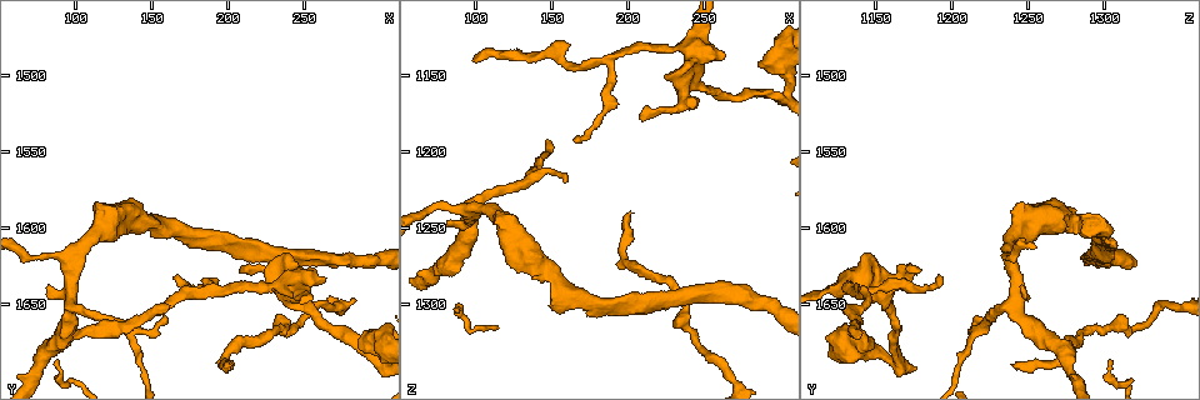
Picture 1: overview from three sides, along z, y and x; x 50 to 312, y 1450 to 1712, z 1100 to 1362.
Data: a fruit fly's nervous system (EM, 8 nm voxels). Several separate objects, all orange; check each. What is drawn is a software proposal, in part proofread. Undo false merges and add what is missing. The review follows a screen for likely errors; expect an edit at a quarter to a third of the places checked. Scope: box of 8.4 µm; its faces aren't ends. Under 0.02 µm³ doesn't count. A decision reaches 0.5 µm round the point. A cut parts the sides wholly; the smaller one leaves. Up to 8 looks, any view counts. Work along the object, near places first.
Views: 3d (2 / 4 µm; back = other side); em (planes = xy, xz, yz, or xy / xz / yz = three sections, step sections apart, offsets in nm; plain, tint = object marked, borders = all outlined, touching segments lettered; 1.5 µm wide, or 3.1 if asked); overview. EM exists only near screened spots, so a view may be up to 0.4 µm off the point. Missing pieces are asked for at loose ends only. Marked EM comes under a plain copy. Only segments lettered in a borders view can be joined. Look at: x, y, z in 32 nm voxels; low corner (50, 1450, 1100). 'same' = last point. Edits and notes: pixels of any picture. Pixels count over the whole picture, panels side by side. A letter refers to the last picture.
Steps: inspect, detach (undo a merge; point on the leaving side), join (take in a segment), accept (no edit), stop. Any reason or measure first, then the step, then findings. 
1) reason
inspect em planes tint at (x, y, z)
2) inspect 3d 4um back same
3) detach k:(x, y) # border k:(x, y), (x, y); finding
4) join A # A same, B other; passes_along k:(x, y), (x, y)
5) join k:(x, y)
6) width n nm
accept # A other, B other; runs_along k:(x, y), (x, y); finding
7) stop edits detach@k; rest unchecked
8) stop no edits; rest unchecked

small branch off a trunk
inspect em planes tint at (248, 1640, 1122)

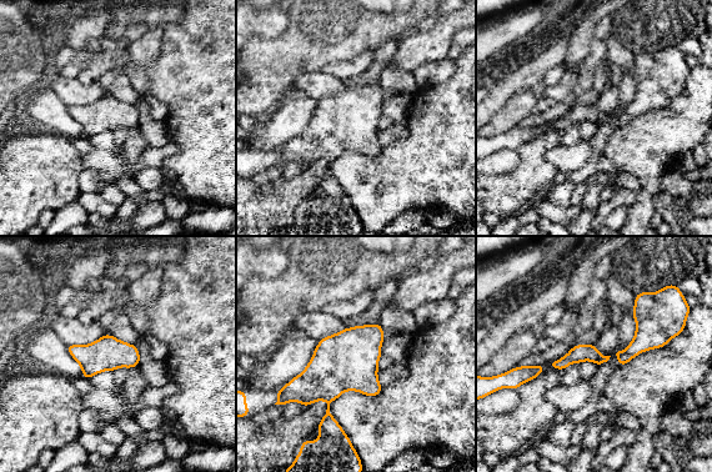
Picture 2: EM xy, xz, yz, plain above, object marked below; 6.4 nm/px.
inspect em planes borders same

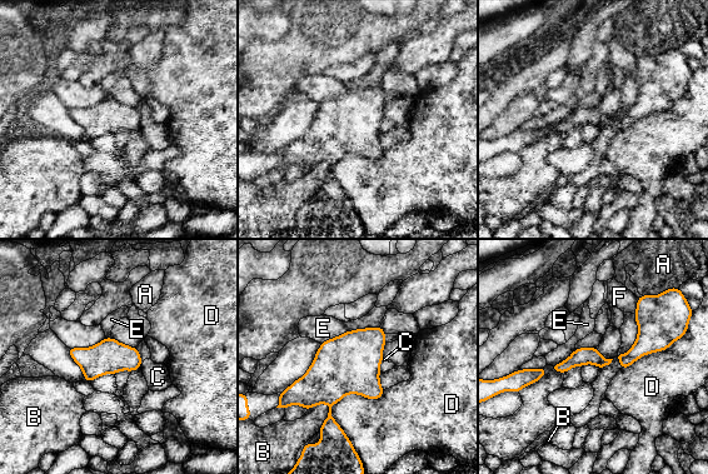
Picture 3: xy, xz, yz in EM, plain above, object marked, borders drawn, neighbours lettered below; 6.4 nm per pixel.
accept # A other, B other, C other, D other, E other, F other; border 3:(379, 325), (345, 330), (320, 344); all the same neuron

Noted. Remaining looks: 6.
long arm stops here
inspect 3d 2um at (200, 1688, 1242)

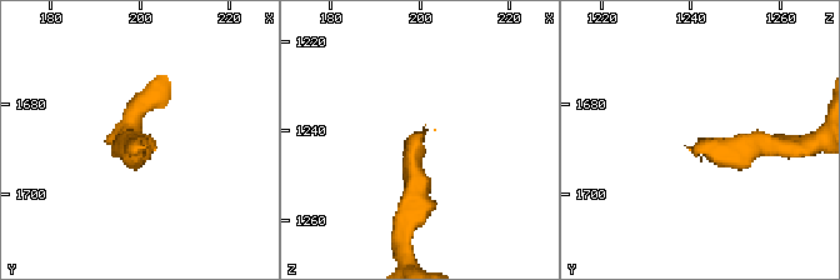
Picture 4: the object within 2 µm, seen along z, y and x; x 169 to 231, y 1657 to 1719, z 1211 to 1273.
inspect em planes borders at (201, 1689, 1241)

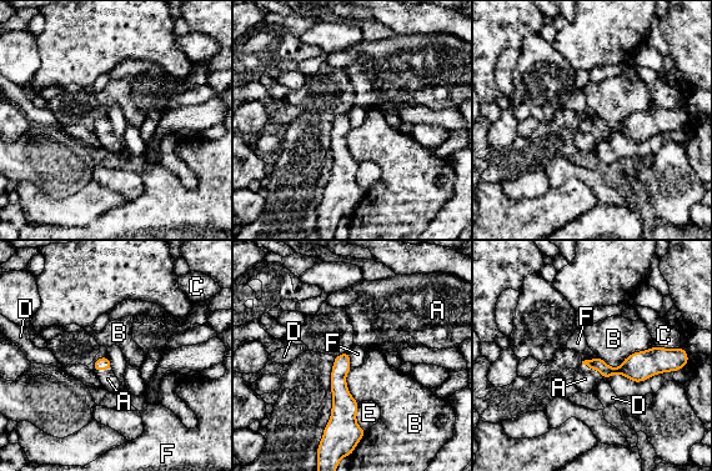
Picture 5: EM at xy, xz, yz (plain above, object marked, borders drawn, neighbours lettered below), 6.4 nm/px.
join A # A same, B other, C other, D other, E other, F other; passes_along 5:(632, 367), (593, 369), (585, 379); it goes on there

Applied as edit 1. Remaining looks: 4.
an open end
inspect em xy step 4 borders at (80, 1638, 1244)

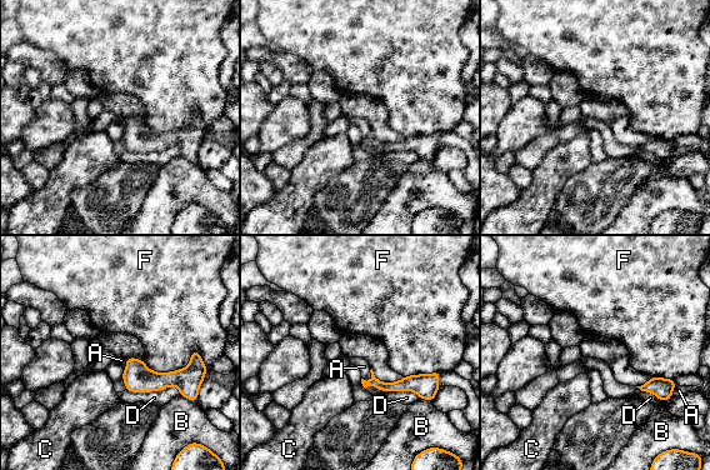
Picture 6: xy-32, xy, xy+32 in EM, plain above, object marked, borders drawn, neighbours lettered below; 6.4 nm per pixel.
inspect em planes borders same

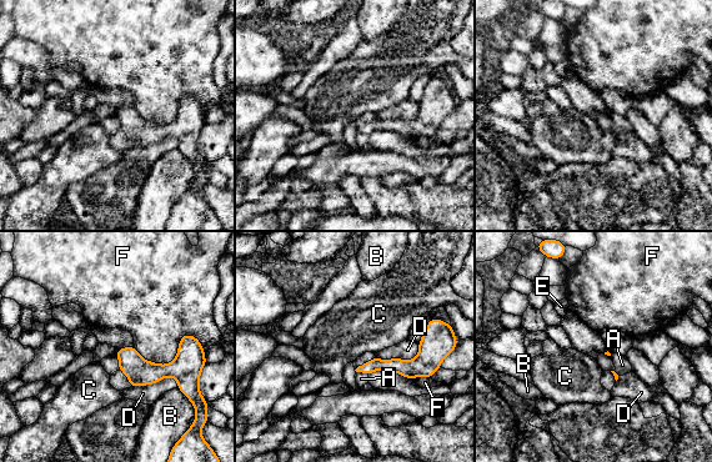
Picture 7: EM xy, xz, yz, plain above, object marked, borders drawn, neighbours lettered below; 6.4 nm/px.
accept # A other, B other, C other, D other, E other, F other; border 7:(419, 345), (412, 358), (376, 357); none of them fits

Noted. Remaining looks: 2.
stop edits join@5; rest unchecked

